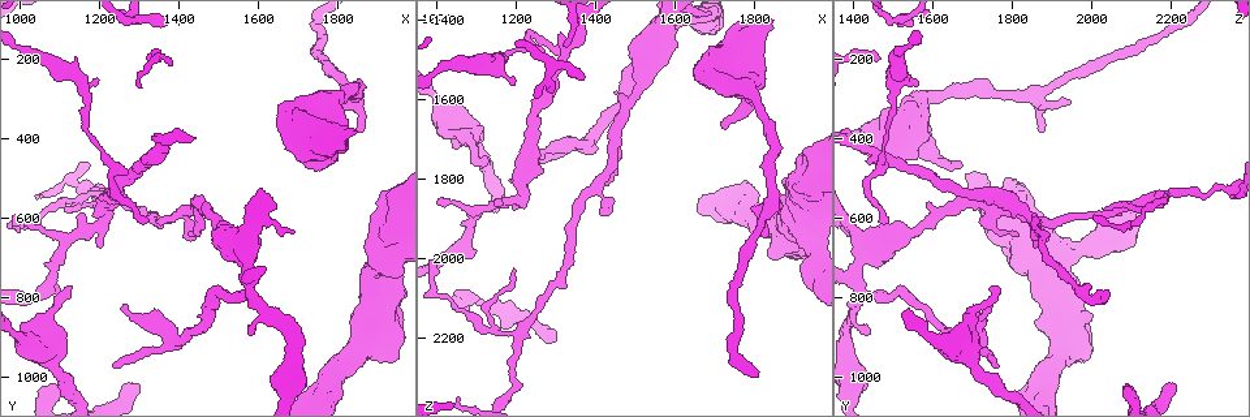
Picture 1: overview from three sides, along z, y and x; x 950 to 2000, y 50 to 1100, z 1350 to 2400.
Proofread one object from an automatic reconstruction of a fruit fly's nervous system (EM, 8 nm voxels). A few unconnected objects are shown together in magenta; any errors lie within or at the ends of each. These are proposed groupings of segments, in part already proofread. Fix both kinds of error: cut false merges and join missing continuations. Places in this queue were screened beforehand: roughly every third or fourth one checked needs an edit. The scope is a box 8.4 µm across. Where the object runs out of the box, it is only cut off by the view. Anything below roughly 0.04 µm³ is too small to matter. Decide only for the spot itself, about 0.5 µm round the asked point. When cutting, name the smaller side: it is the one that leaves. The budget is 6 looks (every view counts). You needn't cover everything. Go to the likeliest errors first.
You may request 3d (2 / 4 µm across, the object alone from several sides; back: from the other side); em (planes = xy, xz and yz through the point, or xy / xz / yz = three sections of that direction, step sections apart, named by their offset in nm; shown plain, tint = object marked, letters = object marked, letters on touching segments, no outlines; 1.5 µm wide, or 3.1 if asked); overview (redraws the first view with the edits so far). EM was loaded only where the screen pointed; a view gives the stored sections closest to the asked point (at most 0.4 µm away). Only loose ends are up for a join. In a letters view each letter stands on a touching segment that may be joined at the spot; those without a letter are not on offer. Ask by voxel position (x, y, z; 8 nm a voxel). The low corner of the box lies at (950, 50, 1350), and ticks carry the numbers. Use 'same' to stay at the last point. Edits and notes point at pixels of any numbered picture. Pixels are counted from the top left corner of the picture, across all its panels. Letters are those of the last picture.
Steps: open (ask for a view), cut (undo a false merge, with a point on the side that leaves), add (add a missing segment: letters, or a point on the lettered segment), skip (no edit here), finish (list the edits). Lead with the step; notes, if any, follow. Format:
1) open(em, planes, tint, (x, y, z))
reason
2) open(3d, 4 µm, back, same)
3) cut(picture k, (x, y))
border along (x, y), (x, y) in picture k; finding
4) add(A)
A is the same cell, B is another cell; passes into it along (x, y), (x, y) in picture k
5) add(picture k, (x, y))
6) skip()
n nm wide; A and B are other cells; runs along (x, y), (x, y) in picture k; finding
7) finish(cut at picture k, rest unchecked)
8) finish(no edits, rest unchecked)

open(3d, 4 µm, (1200, 245, 1560))

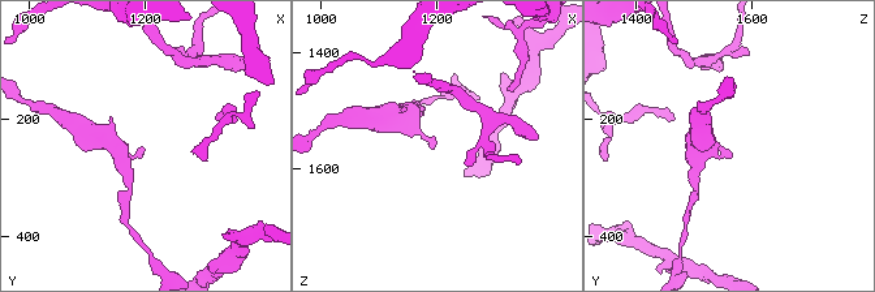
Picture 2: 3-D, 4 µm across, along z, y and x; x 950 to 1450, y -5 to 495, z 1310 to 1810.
open(em, planes, letters, (1195, 255, 1555))
need the tissue

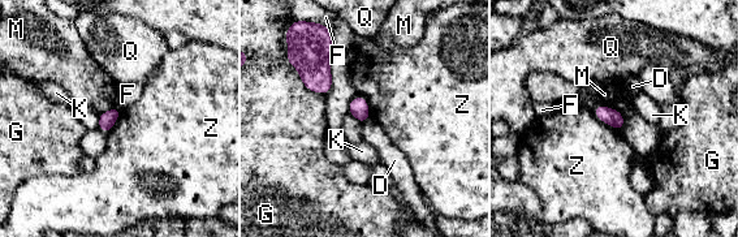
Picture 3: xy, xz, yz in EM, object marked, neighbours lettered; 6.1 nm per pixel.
skip()
D, F, G, K, M, Q and Z are other cells; none of them fits

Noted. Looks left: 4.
open(3d, 2 µm, (1725, 455, 1660))
an open end

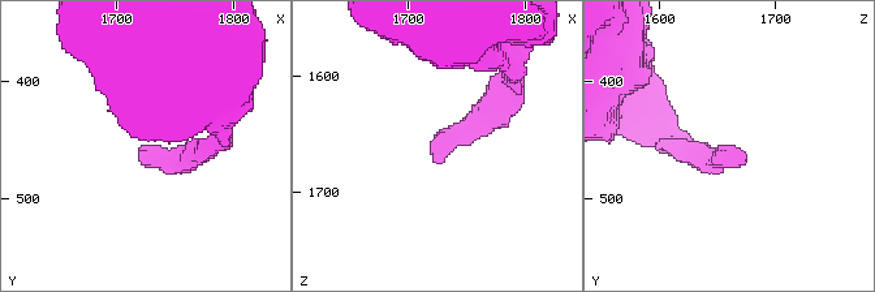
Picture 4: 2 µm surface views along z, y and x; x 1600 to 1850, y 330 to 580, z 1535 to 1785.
open(em, yz, step 8, letters, (1722, 454, 1662))
shape alone is not enough

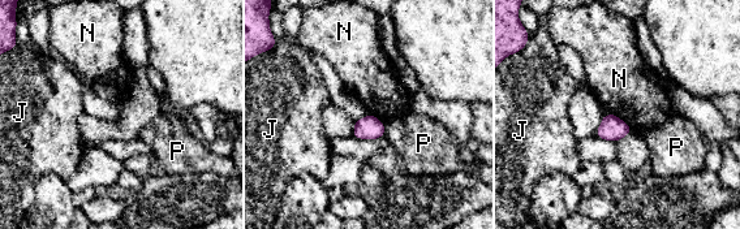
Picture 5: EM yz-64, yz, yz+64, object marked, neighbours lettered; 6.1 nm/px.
open(em, planes, letters, same)
another direction

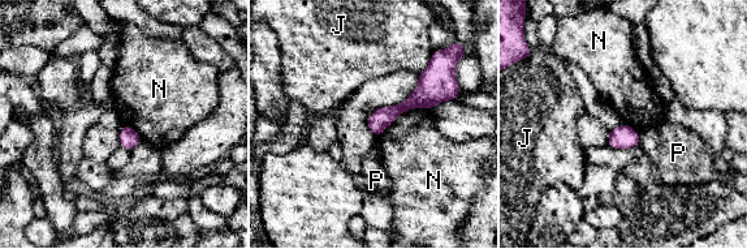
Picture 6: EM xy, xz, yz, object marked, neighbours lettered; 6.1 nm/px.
skip()
J, N and P are other cells; runs along (445, 94), (421, 97), (371, 124) in picture 6; no lettered segment goes on from it

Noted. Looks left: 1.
open(em, planes, letters, (1855, 380, 1875))
branch stops here

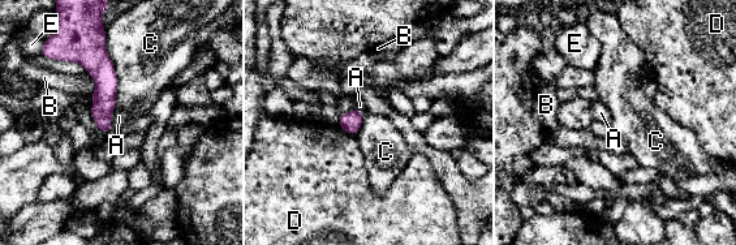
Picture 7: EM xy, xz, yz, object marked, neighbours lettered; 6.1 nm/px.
skip()
A, B, C, D and E are other cells; border along (338, 125), (353, 136) in picture 7; no lettered segment goes on from it

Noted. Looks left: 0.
finish(no edits, rest unchecked)

